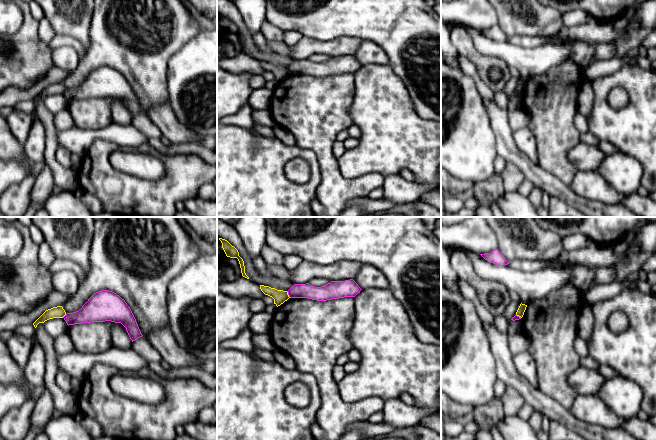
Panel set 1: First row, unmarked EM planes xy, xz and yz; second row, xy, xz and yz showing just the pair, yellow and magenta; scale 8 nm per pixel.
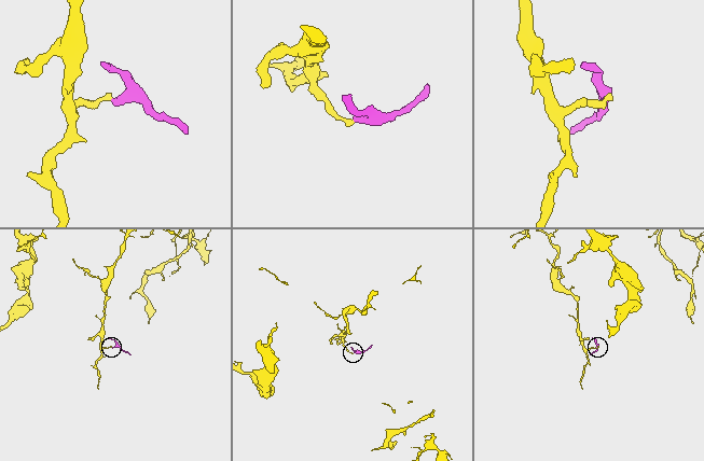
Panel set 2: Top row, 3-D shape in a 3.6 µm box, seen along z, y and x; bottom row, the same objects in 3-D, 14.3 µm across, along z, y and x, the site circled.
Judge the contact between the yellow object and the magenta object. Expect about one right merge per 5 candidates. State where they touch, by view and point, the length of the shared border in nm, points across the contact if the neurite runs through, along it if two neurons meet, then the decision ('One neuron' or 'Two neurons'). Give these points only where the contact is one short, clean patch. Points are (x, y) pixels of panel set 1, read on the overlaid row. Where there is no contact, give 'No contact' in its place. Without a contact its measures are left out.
Touches yellow at xz (287, 294). Shared border 70 nm. Boundary: xz (286, 291), (290, 297). Two neurons

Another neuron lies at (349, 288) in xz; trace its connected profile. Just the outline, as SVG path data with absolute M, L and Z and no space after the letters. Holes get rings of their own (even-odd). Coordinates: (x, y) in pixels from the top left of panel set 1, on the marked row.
M353 280L331 281L330 283L315 287L306 284L294 284L287 292L290 298L308 298L317 301L355 297L362 289Z

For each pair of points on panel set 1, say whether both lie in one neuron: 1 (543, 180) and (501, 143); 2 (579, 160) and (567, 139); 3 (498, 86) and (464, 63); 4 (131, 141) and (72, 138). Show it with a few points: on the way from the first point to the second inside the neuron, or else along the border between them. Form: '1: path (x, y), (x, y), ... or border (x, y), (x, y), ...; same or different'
1: path (533, 172), (511, 153); same
2: border (580, 142), (568, 152), (568, 160), (578, 170); different
3: border (462, 55), (474, 66), (480, 79), (492, 91); different
4: path (116, 134), (92, 134), (87, 136); same

